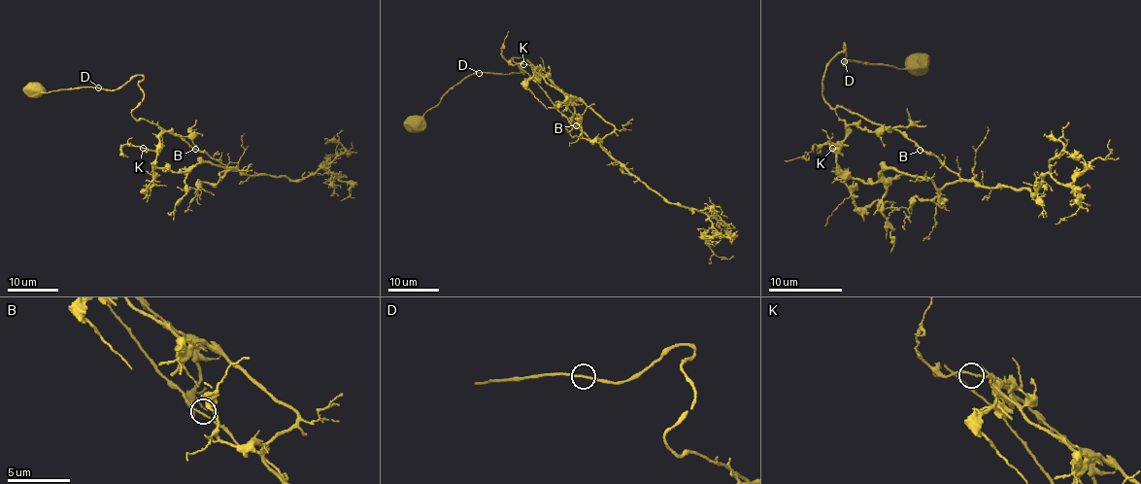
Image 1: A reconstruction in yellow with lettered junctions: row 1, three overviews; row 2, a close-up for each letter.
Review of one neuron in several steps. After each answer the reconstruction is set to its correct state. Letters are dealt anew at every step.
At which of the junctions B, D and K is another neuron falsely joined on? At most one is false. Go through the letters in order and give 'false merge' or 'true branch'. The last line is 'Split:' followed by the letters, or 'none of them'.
B: true branch
D: true branch
K: true branch
Split: none of them

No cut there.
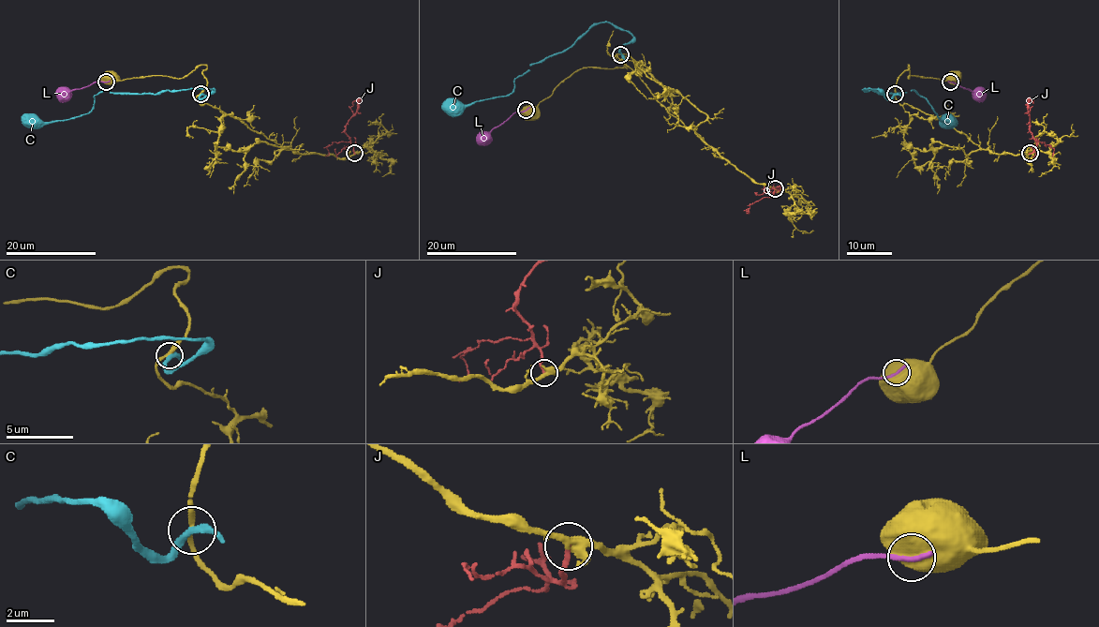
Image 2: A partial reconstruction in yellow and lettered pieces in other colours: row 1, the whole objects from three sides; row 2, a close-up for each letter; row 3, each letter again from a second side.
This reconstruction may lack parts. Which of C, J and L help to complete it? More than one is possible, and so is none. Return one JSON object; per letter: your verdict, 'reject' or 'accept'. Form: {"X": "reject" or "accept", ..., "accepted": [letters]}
{"C": "reject", "J": "accept", "L": "reject", "accepted": ["J"]}

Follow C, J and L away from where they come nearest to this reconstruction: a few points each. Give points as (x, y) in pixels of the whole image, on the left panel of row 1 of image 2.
C: (200, 95), (201, 99), (214, 90), (103, 90), (86, 113), (48, 122), (21, 118)
J: (354, 153), (346, 130), (346, 124), (357, 109), (357, 101), (352, 103)
L: (106, 82), (94, 82), (84, 87), (73, 89), (64, 96), (58, 95)

